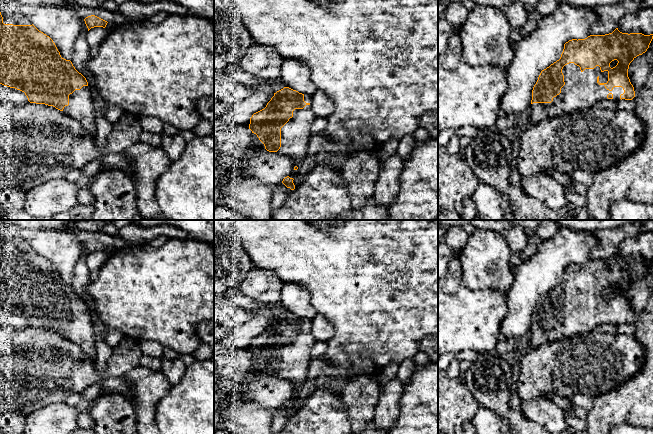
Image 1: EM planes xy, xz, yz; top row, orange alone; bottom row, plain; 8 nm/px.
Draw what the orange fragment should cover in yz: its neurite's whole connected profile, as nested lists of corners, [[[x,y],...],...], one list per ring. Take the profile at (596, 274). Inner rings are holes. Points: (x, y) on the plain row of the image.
[[[616,252],[605,259],[590,259],[585,263],[572,263],[564,268],[559,284],[542,294],[532,314],[529,347],[570,338],[595,330],[603,323],[632,324],[634,311],[628,301],[630,287],[647,275],[653,258],[622,257]]]

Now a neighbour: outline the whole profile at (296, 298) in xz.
[[[284,284],[281,303],[286,311],[302,318],[312,319],[317,314],[311,303],[310,291],[299,284]]]

